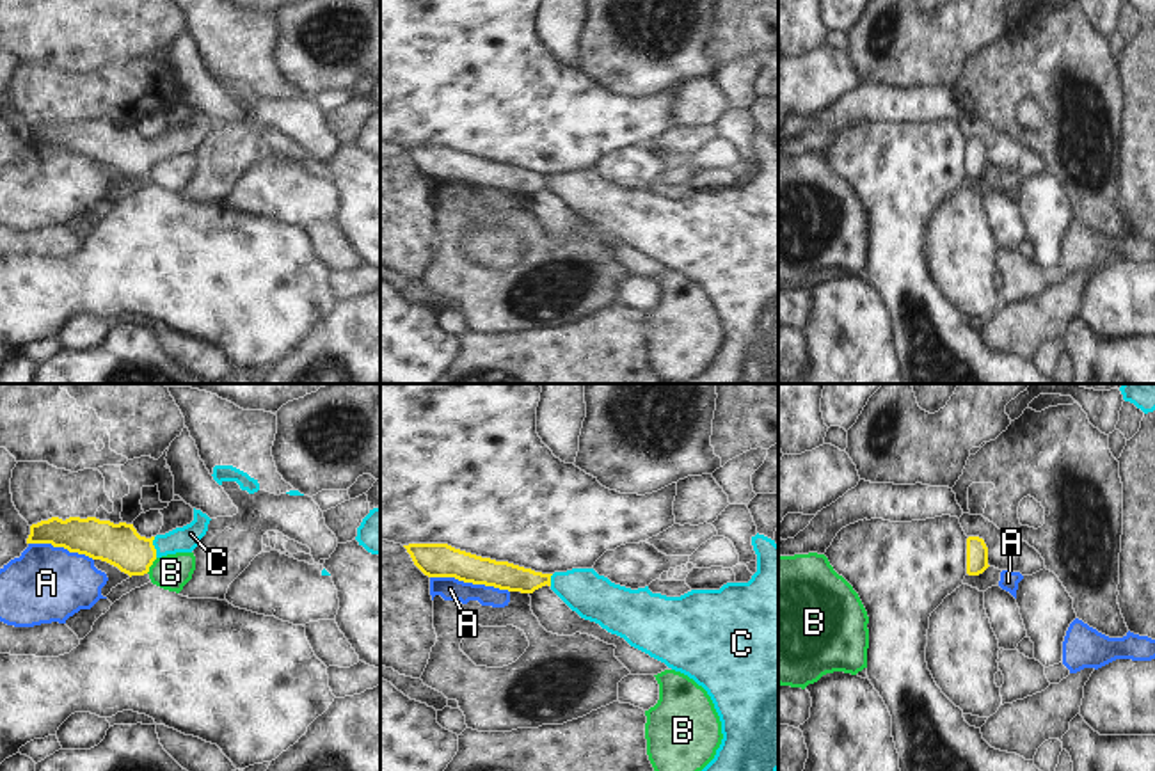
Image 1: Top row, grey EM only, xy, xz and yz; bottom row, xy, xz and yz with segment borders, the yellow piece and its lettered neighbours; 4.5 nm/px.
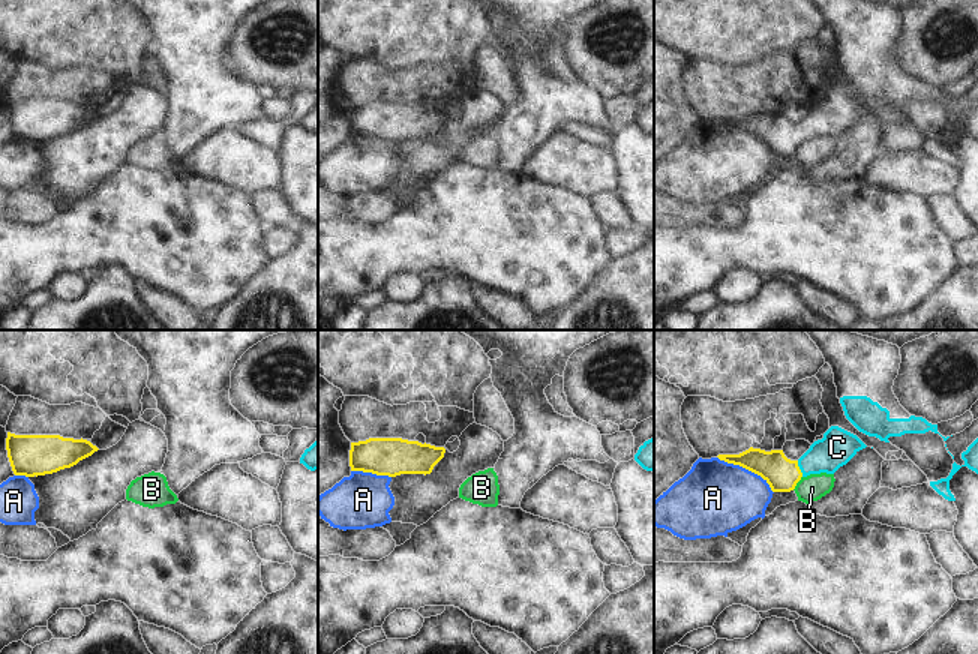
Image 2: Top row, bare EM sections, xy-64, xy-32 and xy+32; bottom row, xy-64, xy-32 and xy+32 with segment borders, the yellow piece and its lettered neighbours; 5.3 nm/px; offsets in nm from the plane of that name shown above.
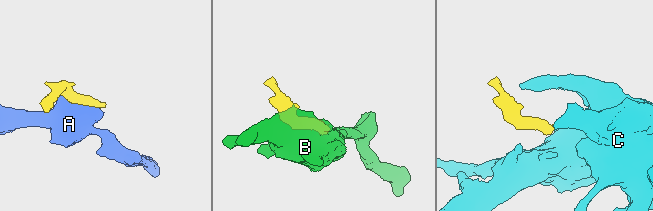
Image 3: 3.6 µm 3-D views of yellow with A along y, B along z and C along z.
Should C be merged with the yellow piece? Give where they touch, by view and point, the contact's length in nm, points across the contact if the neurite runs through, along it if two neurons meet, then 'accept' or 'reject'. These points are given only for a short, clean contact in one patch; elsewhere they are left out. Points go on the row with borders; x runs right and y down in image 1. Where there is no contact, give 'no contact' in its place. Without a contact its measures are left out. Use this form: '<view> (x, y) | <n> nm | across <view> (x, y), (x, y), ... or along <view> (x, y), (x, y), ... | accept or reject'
xy (153, 548) | 100 nm | across xy (119, 544), (123, 548), (153, 548), (185, 539) | accept

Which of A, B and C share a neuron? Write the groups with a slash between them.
A / B / C

